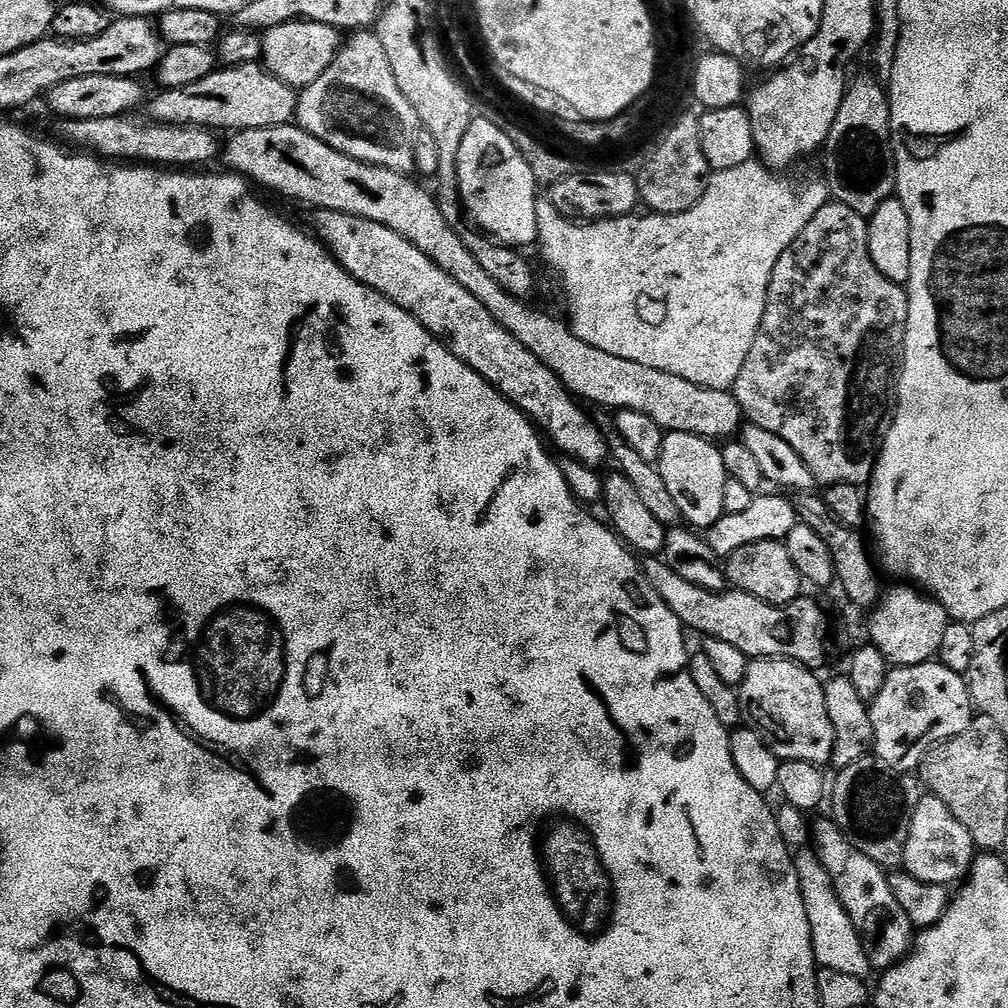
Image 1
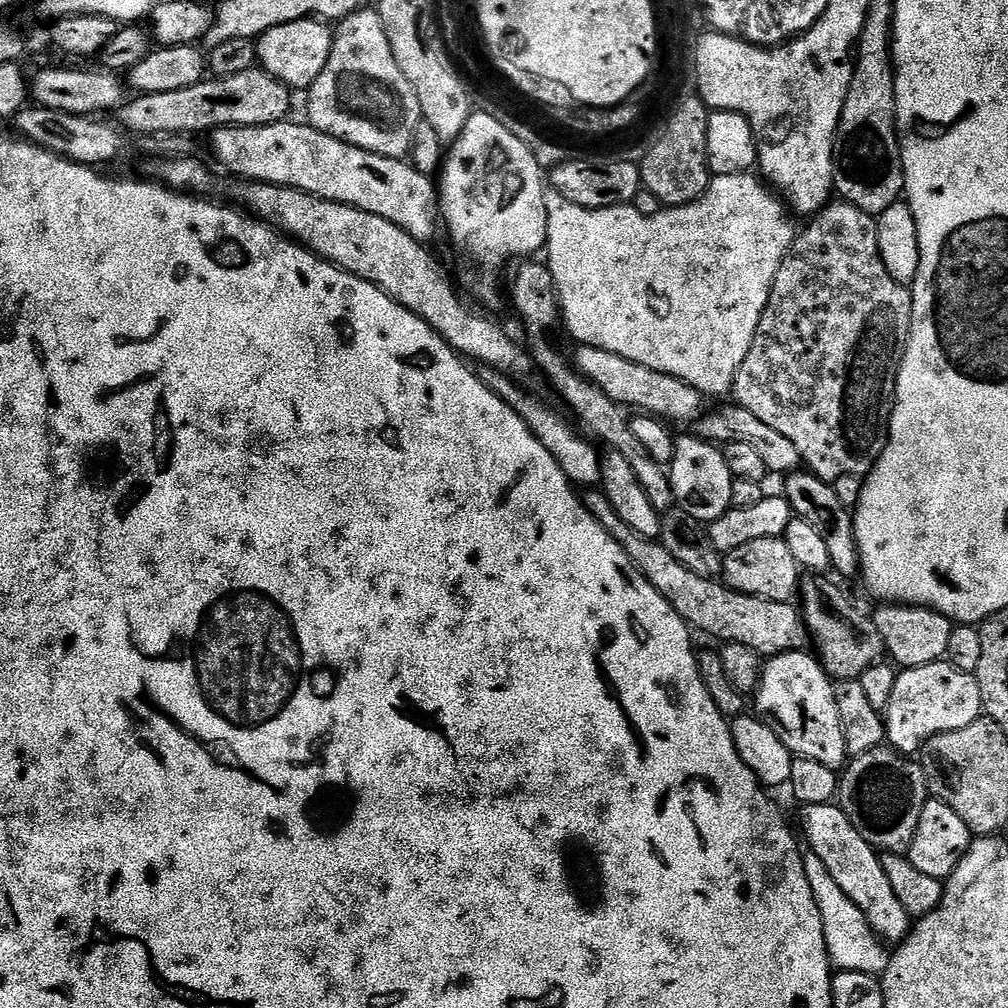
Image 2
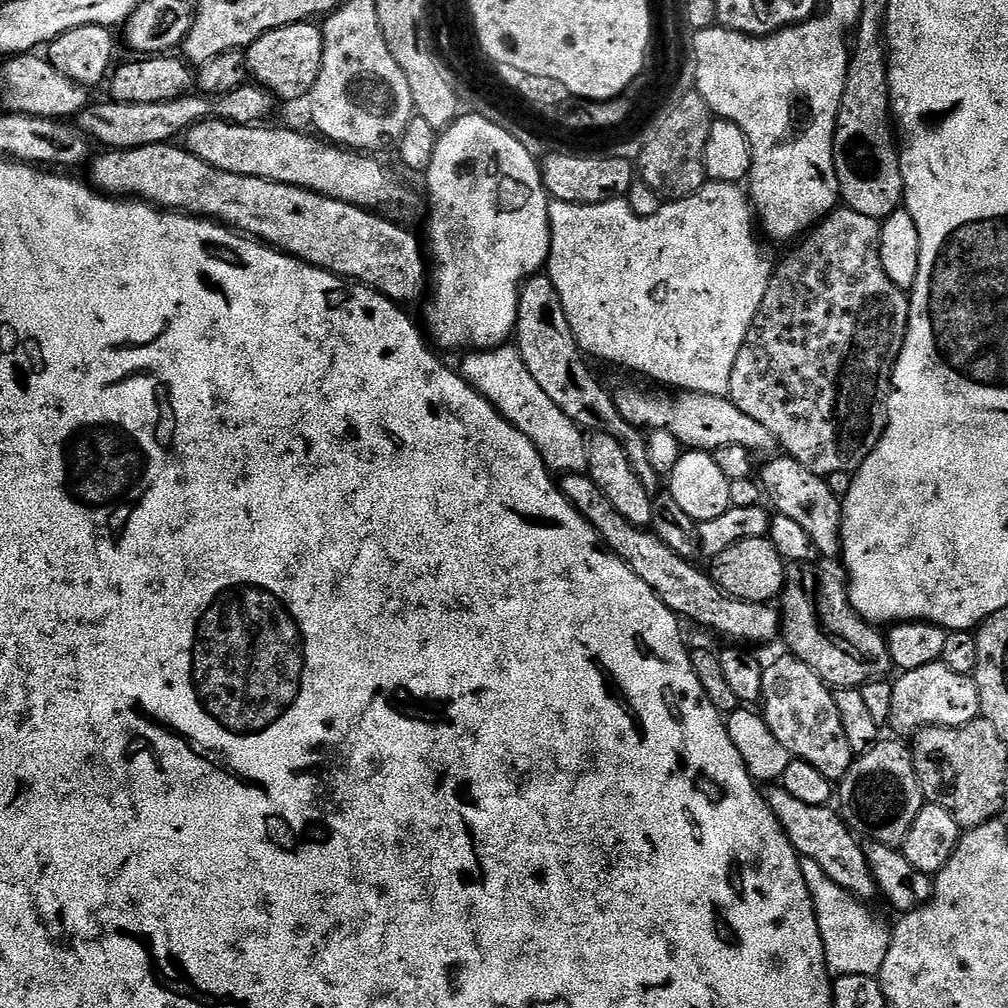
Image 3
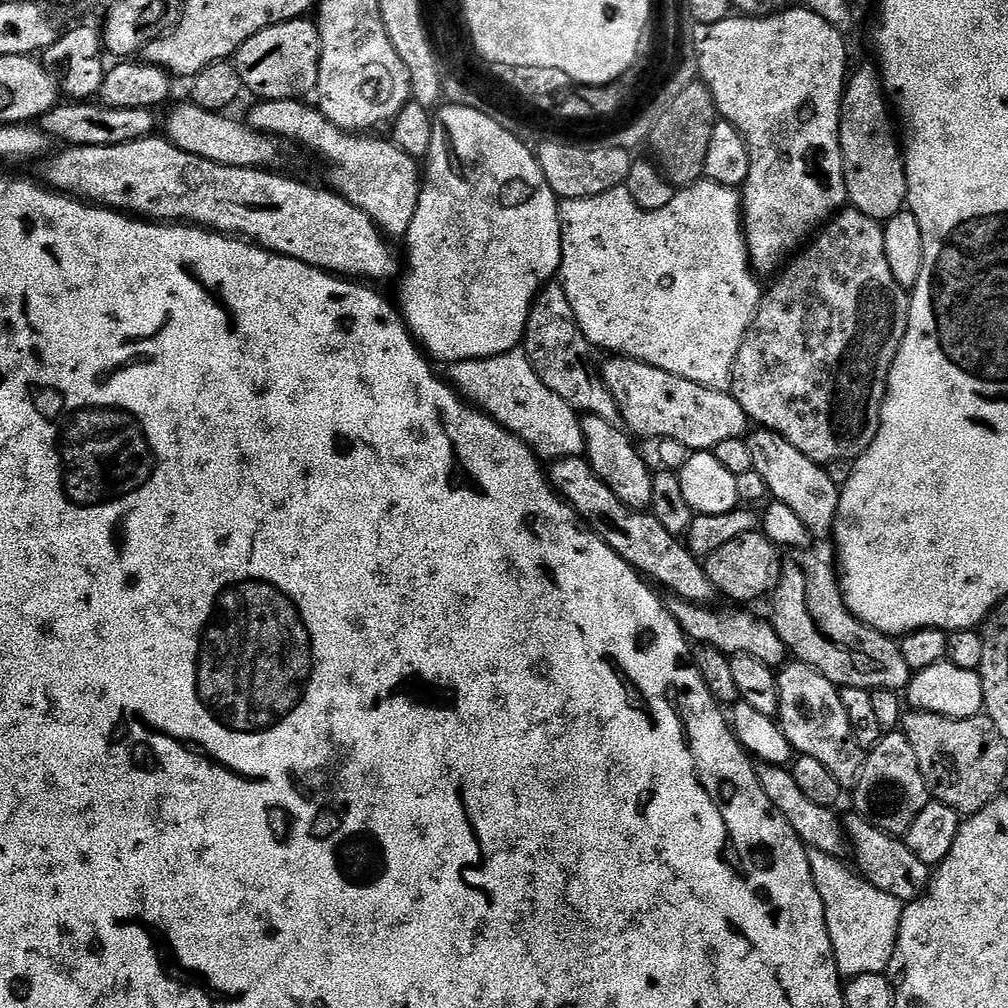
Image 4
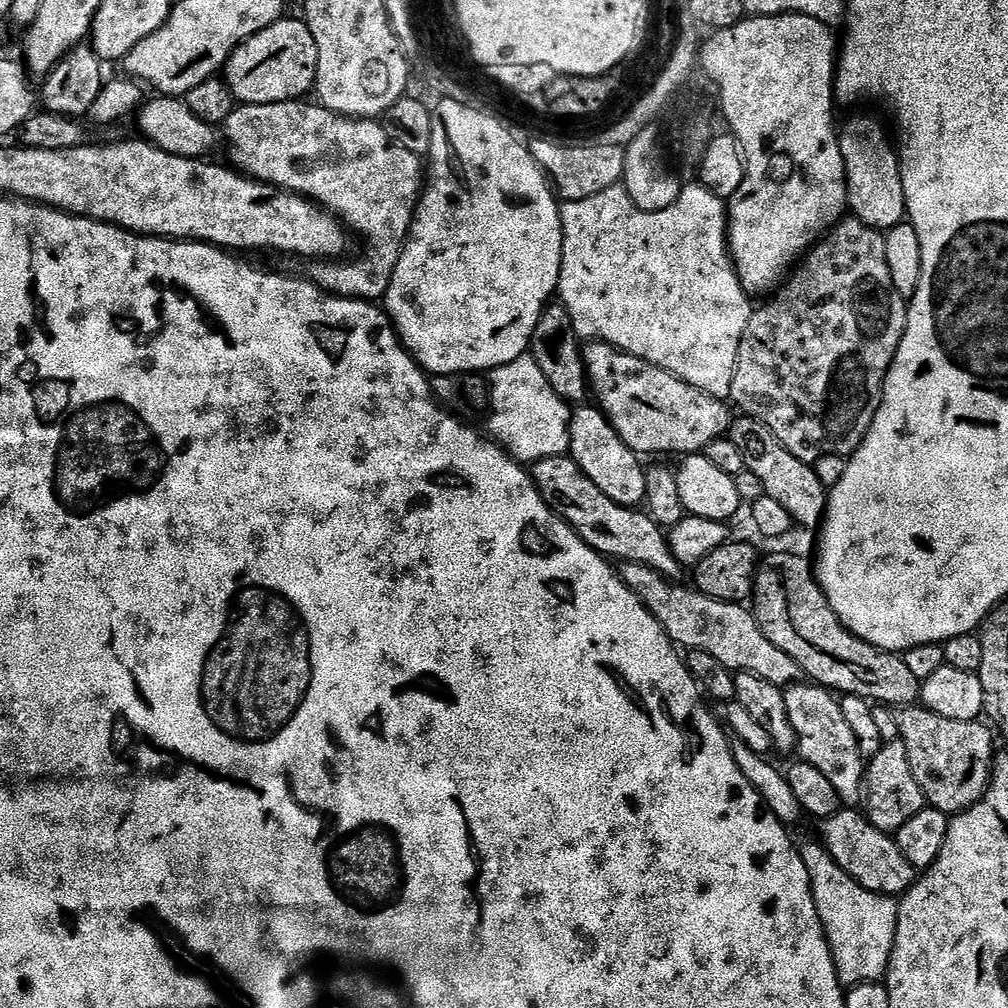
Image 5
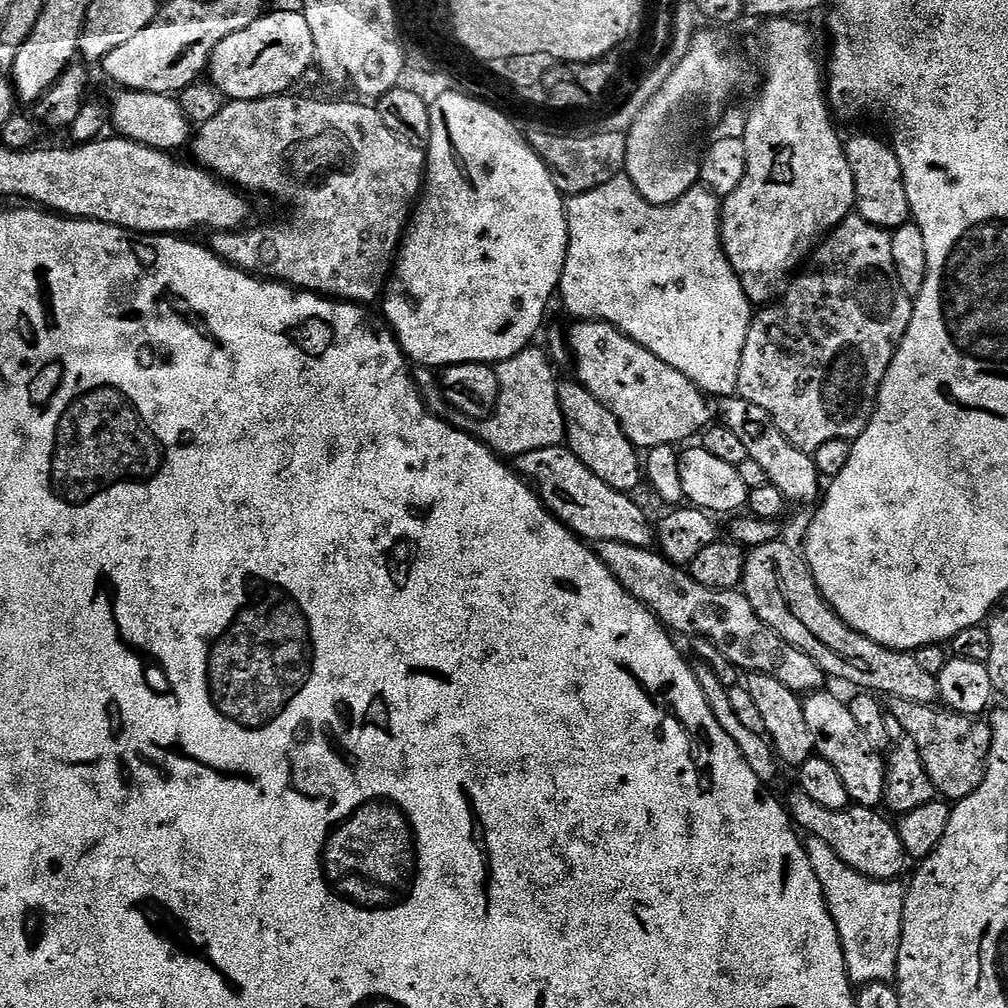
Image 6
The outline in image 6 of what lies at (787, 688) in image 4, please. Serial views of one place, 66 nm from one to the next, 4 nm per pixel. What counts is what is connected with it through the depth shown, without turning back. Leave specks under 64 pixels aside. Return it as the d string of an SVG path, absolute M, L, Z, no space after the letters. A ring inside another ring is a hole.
M828 691L813 692L803 701L806 726L810 726L810 738L814 738L815 755L826 758L826 762L838 770L853 805L876 808L884 799L885 757L864 743L864 735L858 730L858 722L854 722L854 714L850 714L847 703Z

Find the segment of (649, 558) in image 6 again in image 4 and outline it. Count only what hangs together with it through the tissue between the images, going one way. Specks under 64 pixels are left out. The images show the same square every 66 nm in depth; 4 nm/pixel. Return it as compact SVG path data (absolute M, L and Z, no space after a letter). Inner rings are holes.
M673 595L667 597L666 607L689 641L714 646L725 652L729 658L738 655L749 656L767 664L773 670L779 669L785 663L786 647L782 638L767 619L759 620L754 613L748 612L752 610L745 610L740 606L705 606Z

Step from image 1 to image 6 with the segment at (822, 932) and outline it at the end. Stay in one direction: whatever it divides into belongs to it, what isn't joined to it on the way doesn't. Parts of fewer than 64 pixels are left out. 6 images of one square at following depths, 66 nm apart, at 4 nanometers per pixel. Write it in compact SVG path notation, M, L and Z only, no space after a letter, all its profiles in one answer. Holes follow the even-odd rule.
M808 836L804 840L804 849L810 858L810 866L814 866L814 874L818 874L818 882L822 882L824 897L830 914L834 918L834 926L840 935L846 970L853 985L886 984L895 981L900 935L904 921L905 885L899 879L872 880L868 876L858 874L850 866L846 866L846 862L842 862L842 858L838 858L838 854L834 854L834 850L830 850L826 842L822 842L822 838Z

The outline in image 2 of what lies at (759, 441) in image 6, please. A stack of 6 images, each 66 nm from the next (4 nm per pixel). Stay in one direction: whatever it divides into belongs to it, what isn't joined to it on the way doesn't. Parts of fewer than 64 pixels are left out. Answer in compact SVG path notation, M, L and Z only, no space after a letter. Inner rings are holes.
M797 470L787 477L782 495L799 519L810 522L814 526L822 542L826 542L826 550L830 550L831 571L840 576L855 577L860 571L860 555L856 550L856 535L852 529L853 513L844 509L840 496L833 485L820 480L807 470Z

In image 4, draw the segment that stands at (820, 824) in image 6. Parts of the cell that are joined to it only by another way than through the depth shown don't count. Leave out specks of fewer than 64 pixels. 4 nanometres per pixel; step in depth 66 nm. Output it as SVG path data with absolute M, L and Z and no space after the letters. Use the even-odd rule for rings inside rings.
M849 814L848 817L843 817L842 823L850 841L850 852L856 855L855 867L859 875L870 881L875 888L886 890L886 894L905 902L915 900L928 889L929 865L924 864L922 858L914 858L914 854L903 839L878 830L864 816Z

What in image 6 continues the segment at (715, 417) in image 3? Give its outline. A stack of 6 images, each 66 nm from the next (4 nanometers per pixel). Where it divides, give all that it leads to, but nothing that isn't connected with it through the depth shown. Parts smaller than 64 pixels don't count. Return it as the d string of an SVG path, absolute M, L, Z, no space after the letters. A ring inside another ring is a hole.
M582 320L573 325L566 335L574 364L576 360L575 379L618 418L628 441L637 449L683 445L688 442L683 440L699 437L713 423L709 397L690 378L678 374L674 366L666 366L662 358L606 322Z

